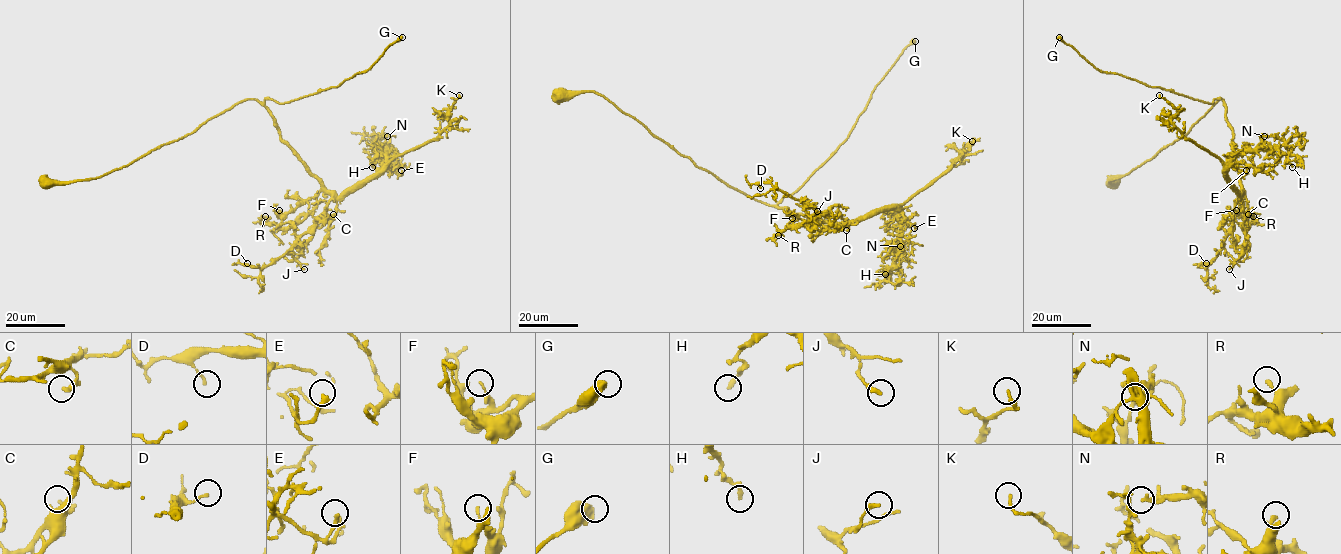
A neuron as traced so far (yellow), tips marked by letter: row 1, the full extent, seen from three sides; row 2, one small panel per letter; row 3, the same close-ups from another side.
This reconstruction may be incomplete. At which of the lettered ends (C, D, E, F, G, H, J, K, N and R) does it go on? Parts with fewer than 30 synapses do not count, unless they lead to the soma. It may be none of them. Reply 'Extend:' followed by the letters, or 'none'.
Extend: none

